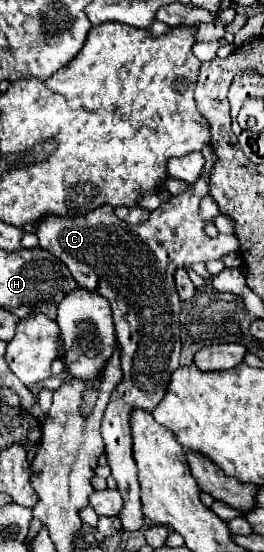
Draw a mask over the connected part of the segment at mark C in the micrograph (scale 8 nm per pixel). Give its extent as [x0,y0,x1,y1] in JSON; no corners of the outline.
[37,179,223,531]

